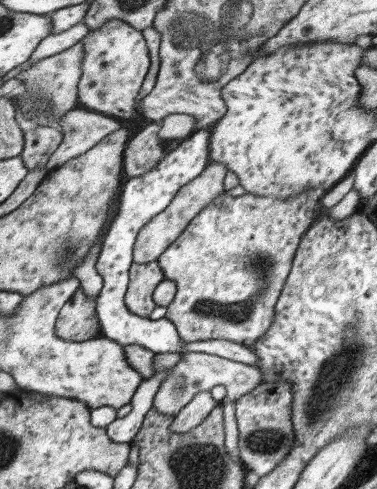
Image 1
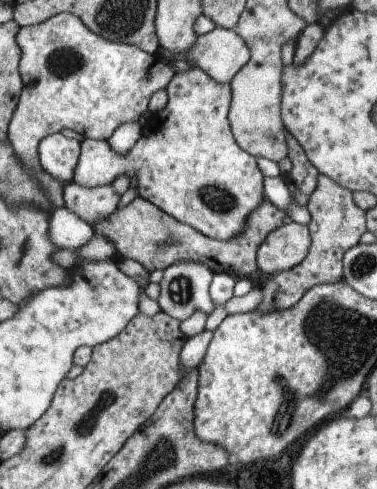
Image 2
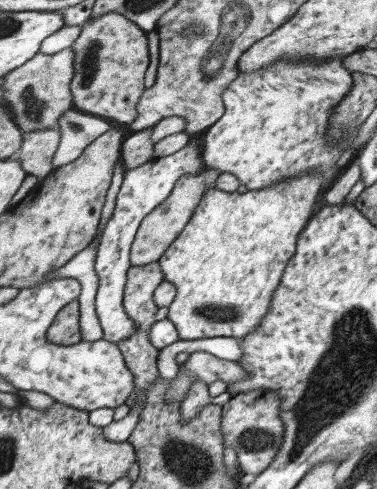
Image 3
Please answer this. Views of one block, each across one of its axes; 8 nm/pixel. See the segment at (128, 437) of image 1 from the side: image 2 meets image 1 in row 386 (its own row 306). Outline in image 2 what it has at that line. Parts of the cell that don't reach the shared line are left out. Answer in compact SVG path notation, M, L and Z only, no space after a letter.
M117 258L115 266L119 268L119 272L121 272L121 274L125 274L127 278L131 278L131 280L139 286L137 312L139 312L139 314L143 314L143 316L149 316L149 318L151 318L153 314L161 312L159 302L157 302L157 300L147 298L147 294L145 294L145 286L149 284L149 272L147 272L147 270L145 270L139 262L135 262L135 260L131 260L131 258Z

